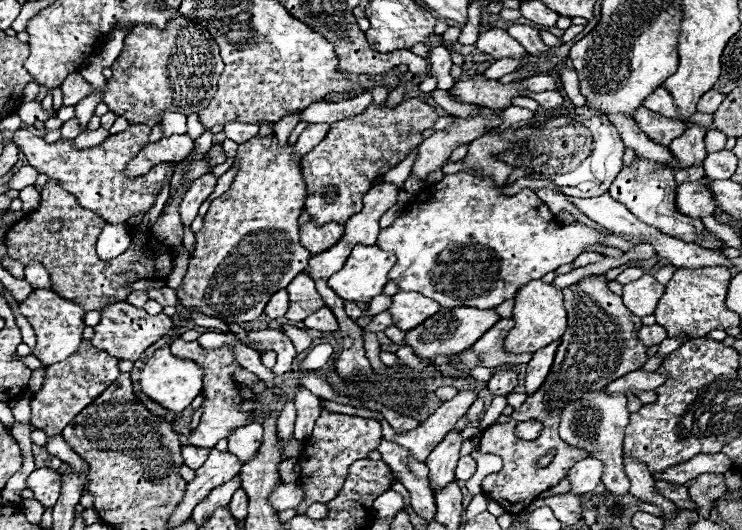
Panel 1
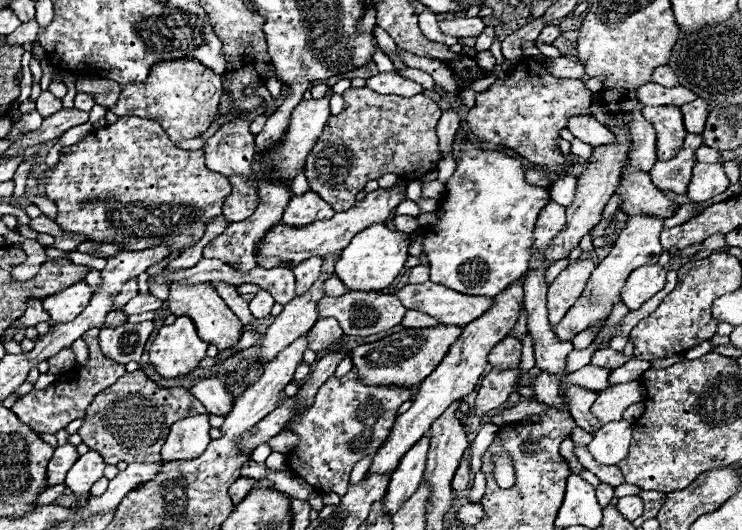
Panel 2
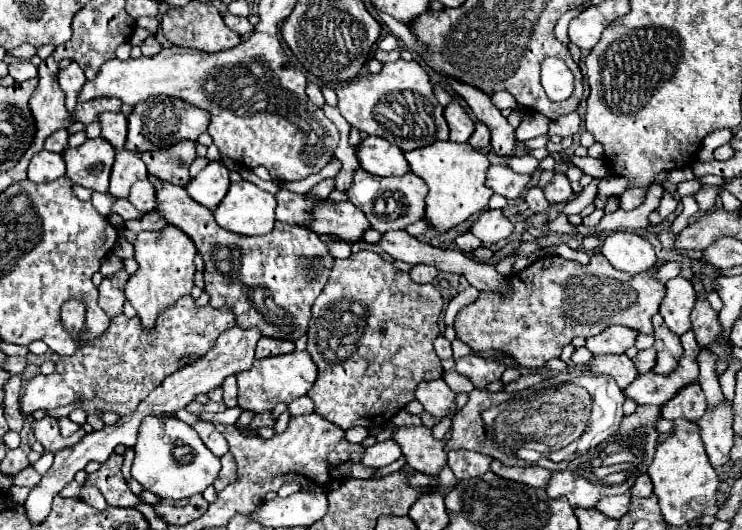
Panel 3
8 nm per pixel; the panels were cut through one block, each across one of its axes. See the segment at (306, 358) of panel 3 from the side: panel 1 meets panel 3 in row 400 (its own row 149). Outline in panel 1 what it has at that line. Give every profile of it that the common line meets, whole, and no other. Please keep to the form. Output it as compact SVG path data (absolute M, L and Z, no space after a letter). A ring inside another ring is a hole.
M266 136L262 140L252 138L238 146L238 174L232 186L210 202L210 208L202 218L204 226L196 232L186 276L182 286L176 290L182 306L188 310L198 310L210 318L220 318L228 326L252 322L264 312L276 290L286 288L296 274L306 270L312 254L300 246L298 236L298 216L304 208L306 188L300 176L300 162L292 160L292 148L292 144L280 148L276 136Z

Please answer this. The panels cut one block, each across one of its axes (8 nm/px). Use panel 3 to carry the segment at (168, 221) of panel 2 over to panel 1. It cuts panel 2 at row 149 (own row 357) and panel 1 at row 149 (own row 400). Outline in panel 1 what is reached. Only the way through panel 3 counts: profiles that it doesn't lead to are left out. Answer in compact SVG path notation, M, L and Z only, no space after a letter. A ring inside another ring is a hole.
M130 124L124 132L108 136L96 148L74 150L72 142L68 140L58 140L54 144L48 144L42 138L34 136L32 132L20 128L12 136L12 142L24 152L30 166L34 166L38 172L48 174L48 178L58 180L64 190L68 190L78 198L78 204L82 208L96 212L100 218L104 218L110 224L118 224L118 222L126 222L136 212L148 212L162 188L162 182L172 174L168 164L162 162L154 166L146 176L134 180L124 176L122 170L128 164L128 160L134 158L144 148L144 144L148 144L148 134L150 134L150 126Z

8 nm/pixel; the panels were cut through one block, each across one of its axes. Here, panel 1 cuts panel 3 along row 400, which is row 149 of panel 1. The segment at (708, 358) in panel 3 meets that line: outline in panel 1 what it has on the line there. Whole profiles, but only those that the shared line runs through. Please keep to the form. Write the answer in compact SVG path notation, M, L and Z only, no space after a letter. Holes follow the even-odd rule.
M712 128L706 132L706 150L708 152L716 152L716 150L722 150L726 144L726 136L720 134L720 130Z

